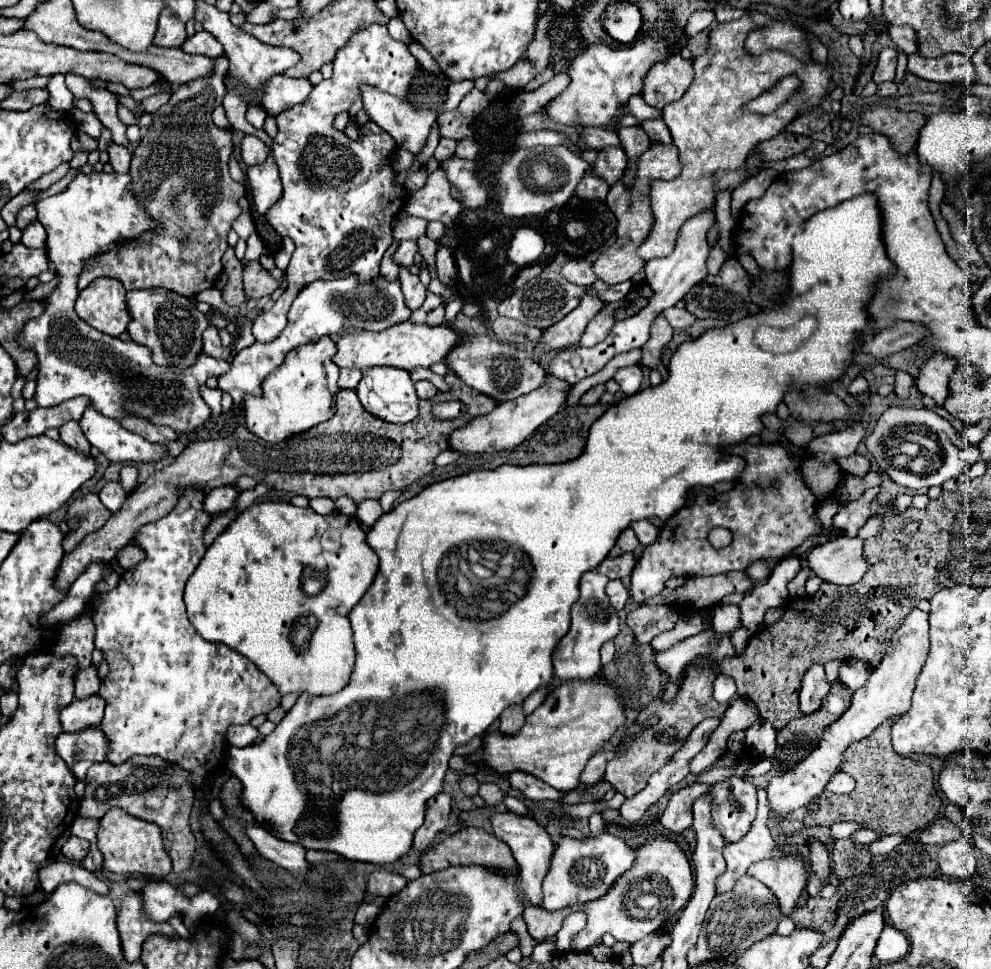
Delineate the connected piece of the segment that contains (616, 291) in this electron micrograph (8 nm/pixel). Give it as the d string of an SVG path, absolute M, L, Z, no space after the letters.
M596 281L592 285L592 289L598 295L598 299L602 299L604 303L614 303L614 301L624 299L624 295L630 291L630 287L632 287L632 281L624 281L620 285L606 285L602 281Z

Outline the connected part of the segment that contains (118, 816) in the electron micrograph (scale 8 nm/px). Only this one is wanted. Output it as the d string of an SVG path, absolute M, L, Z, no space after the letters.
M112 807L100 819L98 849L104 855L104 867L114 873L122 873L122 875L144 873L154 877L166 877L172 871L172 859L168 857L168 851L164 847L164 837L160 827L156 823L136 819L120 807Z

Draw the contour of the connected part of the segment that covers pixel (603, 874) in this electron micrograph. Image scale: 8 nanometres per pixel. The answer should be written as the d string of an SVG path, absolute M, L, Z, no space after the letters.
M600 833L598 837L574 839L562 837L554 849L550 871L544 877L544 901L548 911L562 909L566 905L576 905L584 901L598 899L604 891L634 863L634 849L630 849L622 839L610 833Z

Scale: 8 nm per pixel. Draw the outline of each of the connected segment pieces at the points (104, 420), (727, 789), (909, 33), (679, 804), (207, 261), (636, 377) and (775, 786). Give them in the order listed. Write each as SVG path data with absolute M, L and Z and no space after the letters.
M86 407L84 415L82 415L82 419L80 419L80 427L82 427L84 435L88 437L88 441L90 441L96 449L100 449L110 461L122 461L122 463L124 463L124 461L126 461L126 463L158 461L158 459L162 459L164 455L172 455L172 457L176 457L176 455L180 455L180 453L184 451L184 447L186 447L182 441L174 441L174 443L168 445L168 451L166 451L164 445L154 445L154 443L144 441L144 439L138 437L136 433L130 433L128 429L124 429L118 421L100 415L100 413L94 411L92 407Z
M730 777L710 787L712 825L728 843L740 841L756 817L756 785L746 777Z
M890 25L890 27L888 27L888 33L890 33L890 39L894 41L894 45L896 45L900 51L904 51L904 53L914 53L914 51L918 51L916 33L914 33L910 27Z
M694 783L694 785L688 785L688 787L672 793L668 807L660 817L660 823L674 833L682 833L684 829L692 827L692 805L702 793L708 791L708 787L710 785Z
M220 55L212 59L214 71L212 77L198 77L190 83L178 85L172 91L172 97L154 113L154 123L148 133L142 137L132 155L130 177L136 185L134 195L140 205L152 205L152 217L160 223L160 229L146 231L136 239L126 239L114 247L114 253L102 253L90 257L78 277L78 291L82 291L96 277L116 277L122 285L130 289L150 289L164 287L176 291L178 295L190 297L204 289L216 285L222 273L222 255L228 247L228 231L232 229L234 219L240 215L238 199L244 197L244 185L236 183L228 175L228 157L232 153L232 135L226 129L218 129L212 123L212 111L222 105L226 85L224 75L228 73L228 57Z
M640 365L618 369L614 379L620 385L620 391L624 395L634 395L640 389L640 383L642 383L642 369L640 369Z
M912 609L910 615L904 619L904 623L898 627L898 631L892 635L890 647L880 661L880 665L872 671L870 679L866 685L862 685L854 695L852 695L852 705L848 711L830 727L826 727L820 745L816 751L812 751L802 763L798 763L794 769L772 777L768 783L768 803L770 803L770 813L776 819L786 819L788 813L794 813L796 809L808 805L814 801L830 781L830 777L838 771L842 753L852 741L860 741L868 737L876 725L880 725L888 717L896 717L898 713L906 713L910 709L910 697L916 687L916 679L926 663L928 651L930 651L930 641L928 641L928 613L922 609Z

